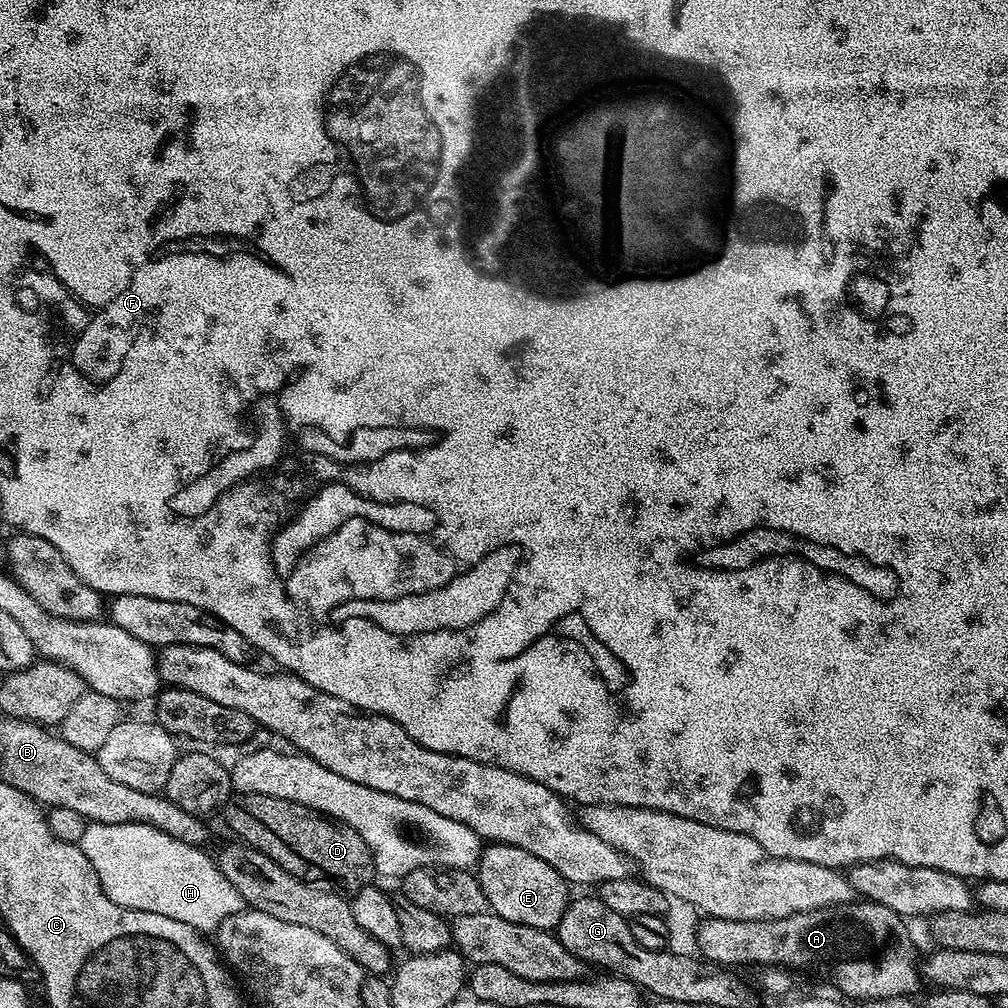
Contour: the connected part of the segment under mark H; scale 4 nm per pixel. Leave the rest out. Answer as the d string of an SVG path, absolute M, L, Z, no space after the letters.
M89 823L79 845L82 854L90 858L90 866L94 866L94 874L98 874L102 890L108 895L110 902L123 908L142 910L150 914L166 914L166 918L186 922L186 926L195 928L201 934L215 933L216 927L226 918L245 911L243 897L228 881L226 874L222 874L211 855L208 857L197 845L178 842L178 838L162 834L162 830L154 830L154 826Z

